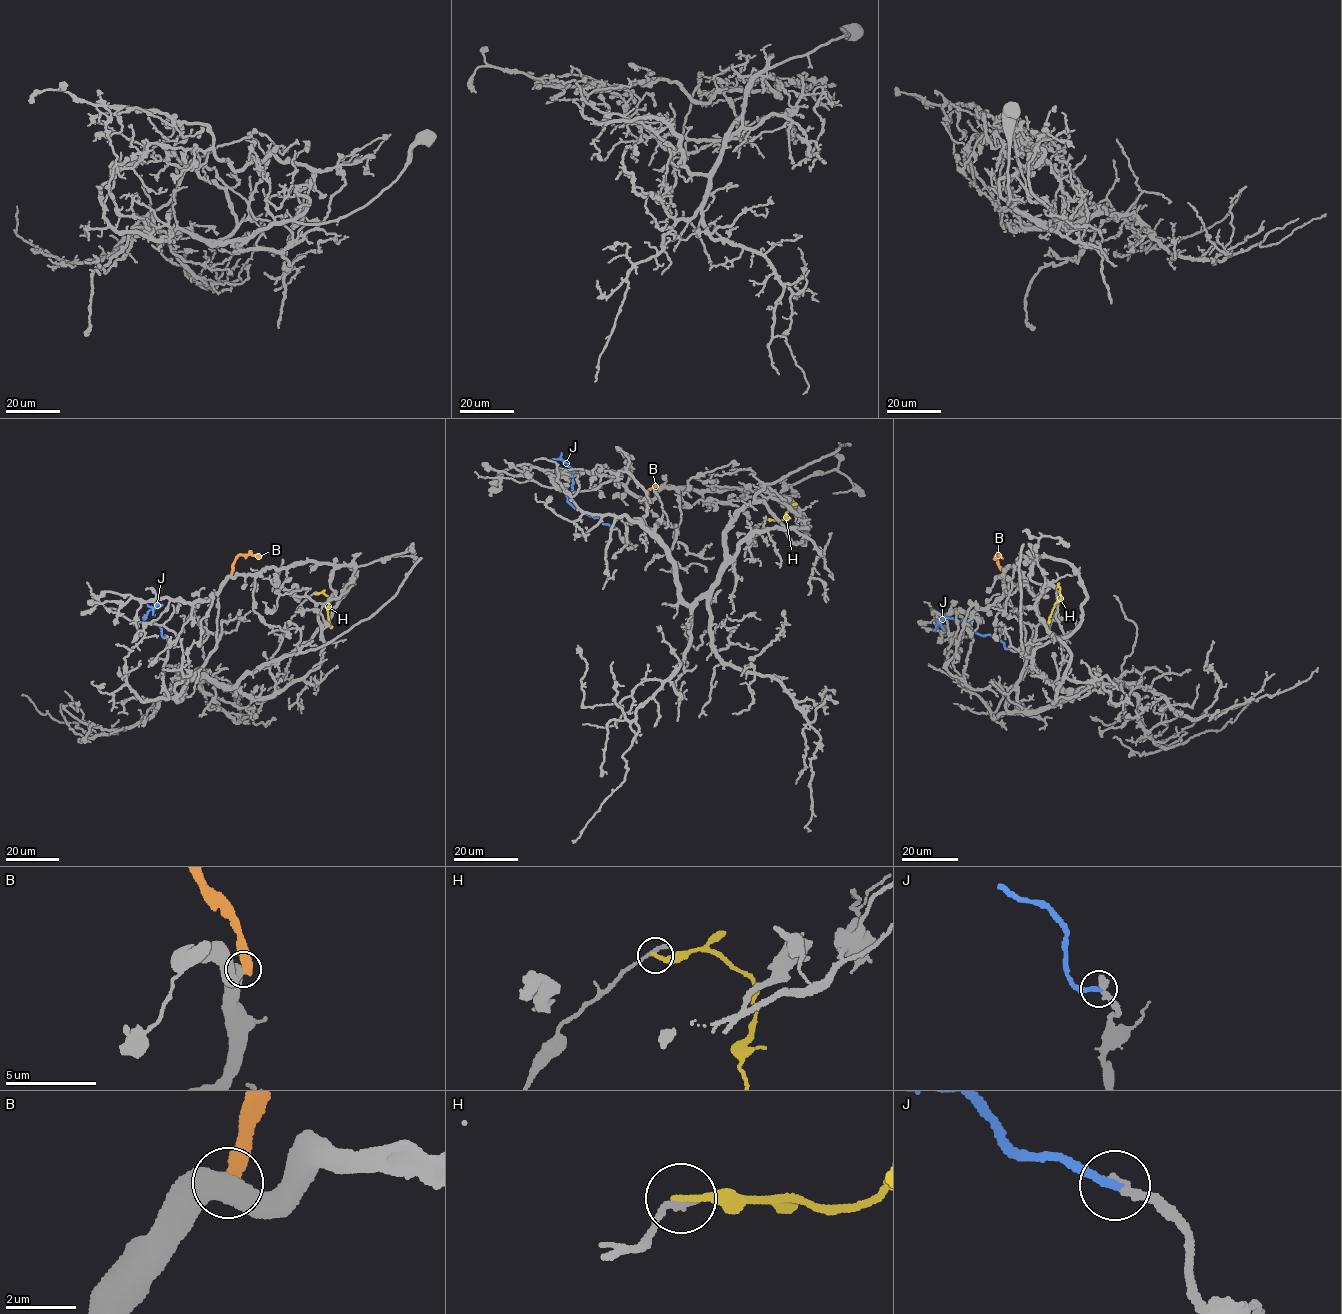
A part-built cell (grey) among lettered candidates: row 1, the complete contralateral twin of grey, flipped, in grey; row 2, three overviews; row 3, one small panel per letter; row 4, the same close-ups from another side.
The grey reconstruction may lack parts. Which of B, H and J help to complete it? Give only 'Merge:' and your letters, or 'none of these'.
Merge: J

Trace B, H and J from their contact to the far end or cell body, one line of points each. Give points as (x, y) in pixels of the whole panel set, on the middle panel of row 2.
B: (652, 501), (647, 494), (648, 490), (674, 487)
H: (765, 519), (787, 519), (785, 513), (796, 503)
J: (612, 527), (576, 509), (568, 501), (573, 470), (560, 457), (561, 452)

